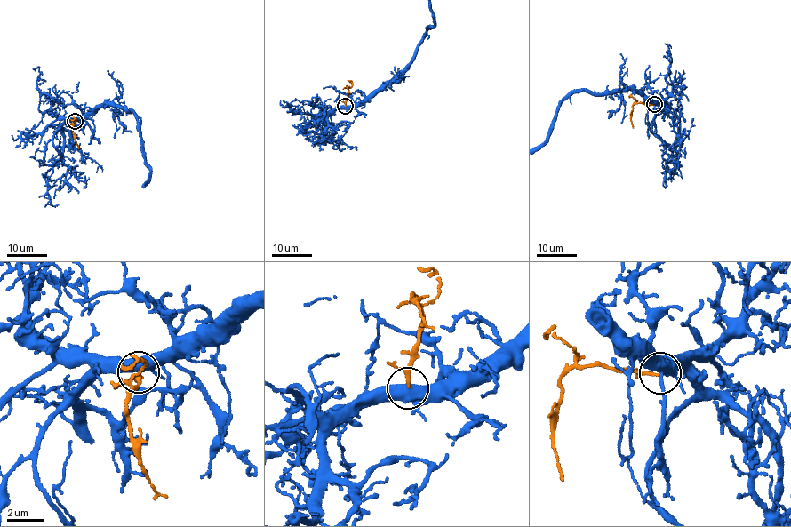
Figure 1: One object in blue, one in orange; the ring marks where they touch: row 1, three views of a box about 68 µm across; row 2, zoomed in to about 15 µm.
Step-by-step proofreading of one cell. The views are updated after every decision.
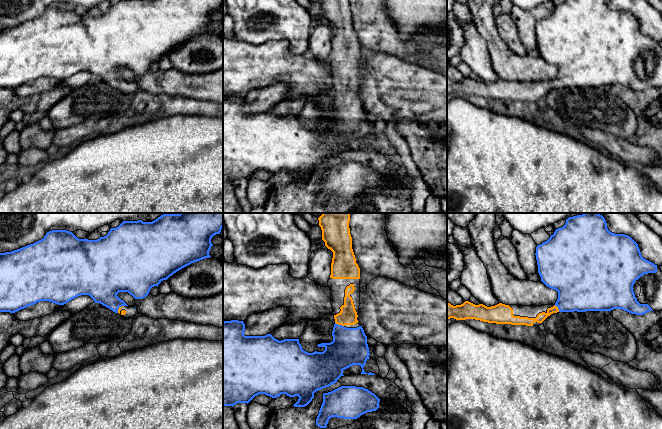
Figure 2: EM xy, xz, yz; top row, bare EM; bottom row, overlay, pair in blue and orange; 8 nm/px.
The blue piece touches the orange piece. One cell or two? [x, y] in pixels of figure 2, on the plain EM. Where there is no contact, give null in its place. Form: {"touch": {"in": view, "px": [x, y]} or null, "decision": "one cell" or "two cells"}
{"touch": {"in": "xz", "px": [339, 101]}, "decision": "one cell"}

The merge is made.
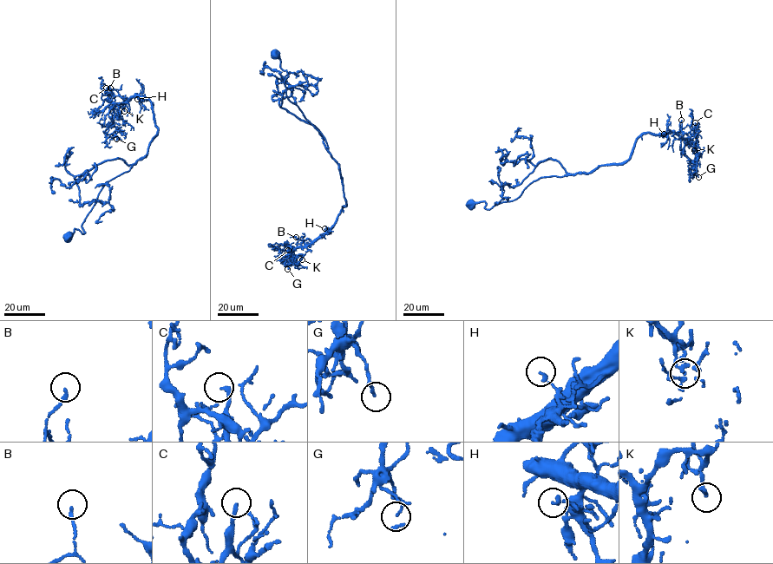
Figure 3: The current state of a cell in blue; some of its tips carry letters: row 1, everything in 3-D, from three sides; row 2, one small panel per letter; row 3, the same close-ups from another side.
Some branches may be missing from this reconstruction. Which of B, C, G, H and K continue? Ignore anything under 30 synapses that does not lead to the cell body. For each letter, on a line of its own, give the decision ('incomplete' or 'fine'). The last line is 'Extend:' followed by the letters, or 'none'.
B: fine
C: incomplete
G: fine
H: fine
K: fine
Extend: C

